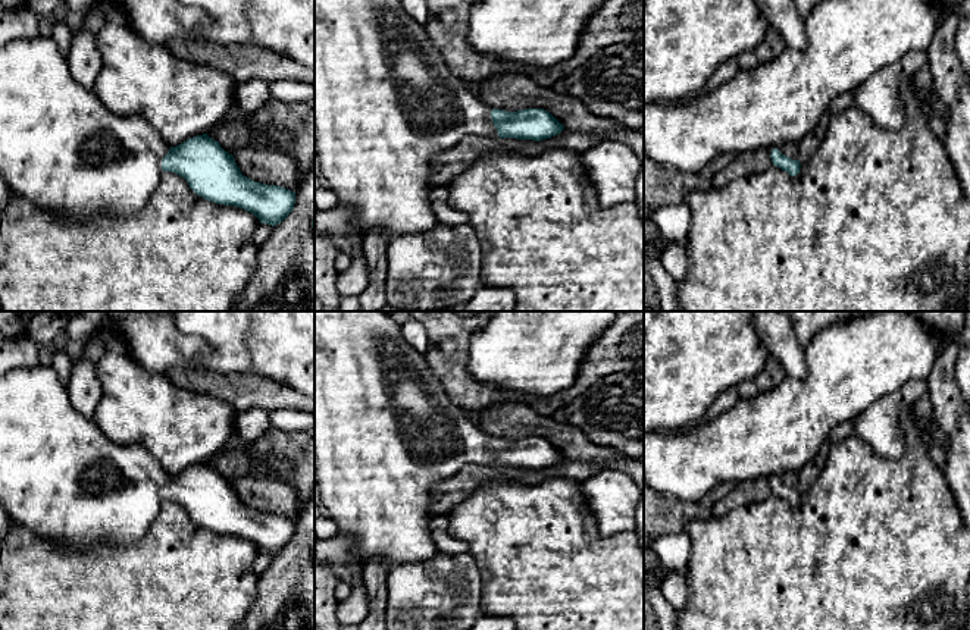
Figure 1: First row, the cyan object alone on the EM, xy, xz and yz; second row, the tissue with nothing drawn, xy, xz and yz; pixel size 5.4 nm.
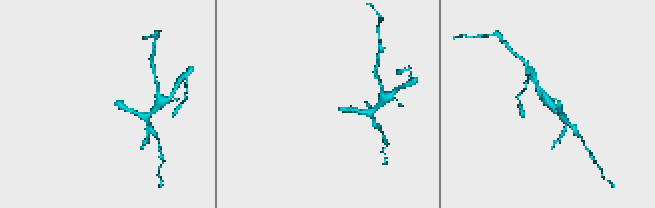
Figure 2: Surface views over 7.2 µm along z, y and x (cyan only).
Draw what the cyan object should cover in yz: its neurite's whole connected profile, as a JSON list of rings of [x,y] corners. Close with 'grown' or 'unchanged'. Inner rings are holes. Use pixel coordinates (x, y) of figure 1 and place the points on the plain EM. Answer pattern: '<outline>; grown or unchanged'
[[[782,471],[777,477],[772,479],[770,486],[775,495],[788,501],[791,505],[800,502],[800,479],[795,471]]]; grown

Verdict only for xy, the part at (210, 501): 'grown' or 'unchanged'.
grown

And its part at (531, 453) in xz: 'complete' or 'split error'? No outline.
split error

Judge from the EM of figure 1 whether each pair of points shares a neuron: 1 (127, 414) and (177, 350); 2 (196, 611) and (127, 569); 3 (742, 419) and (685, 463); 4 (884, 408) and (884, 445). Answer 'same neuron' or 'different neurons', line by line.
1: different neurons
2: same neuron
3: same neuron
4: same neuron

